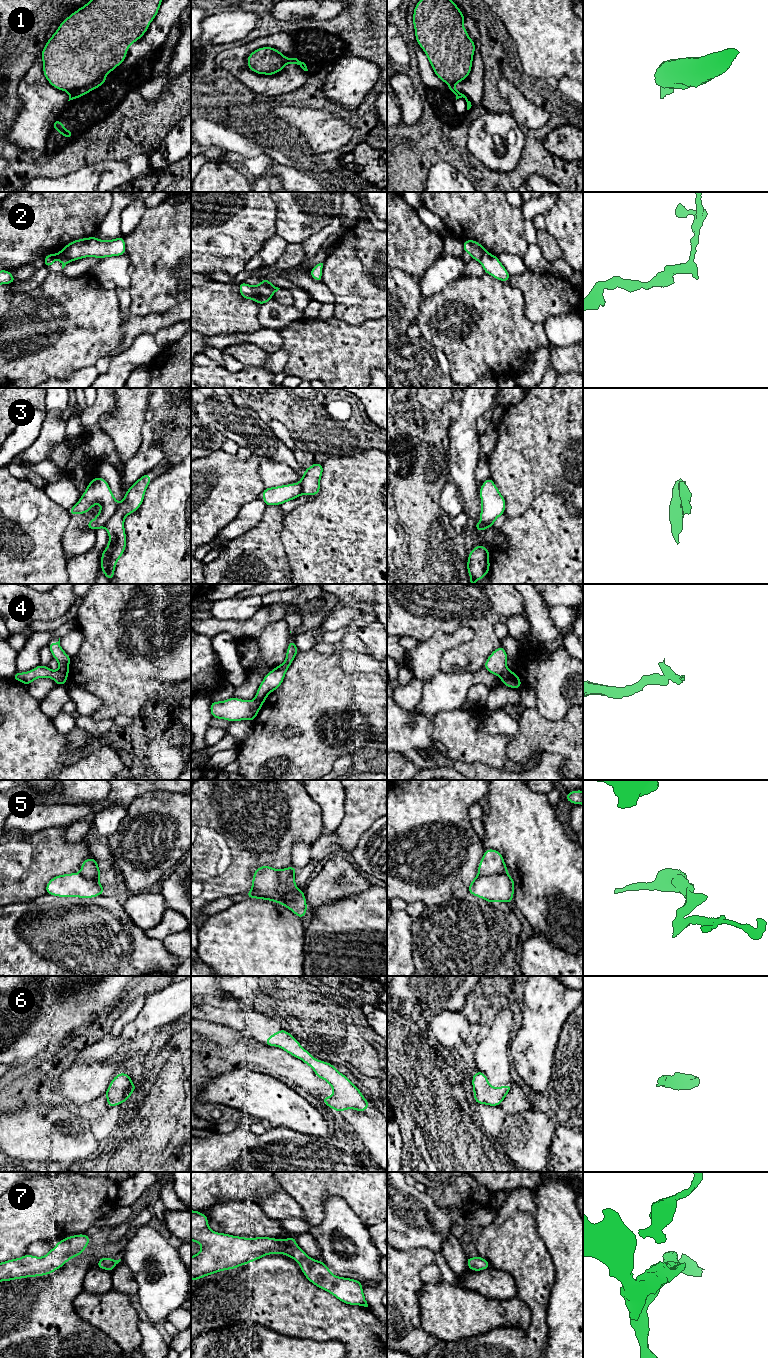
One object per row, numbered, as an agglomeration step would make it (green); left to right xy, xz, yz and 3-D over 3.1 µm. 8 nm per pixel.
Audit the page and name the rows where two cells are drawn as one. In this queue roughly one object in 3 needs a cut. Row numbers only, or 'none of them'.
1, 2, 3, 4, 5

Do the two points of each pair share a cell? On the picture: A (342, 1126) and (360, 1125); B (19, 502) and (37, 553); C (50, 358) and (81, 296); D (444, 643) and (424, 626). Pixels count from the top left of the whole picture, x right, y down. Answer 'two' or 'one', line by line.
A: two
B: one
C: one
D: two

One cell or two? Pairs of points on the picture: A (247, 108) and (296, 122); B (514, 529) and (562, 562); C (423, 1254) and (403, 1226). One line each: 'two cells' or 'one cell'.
A: two cells
B: one cell
C: two cells

